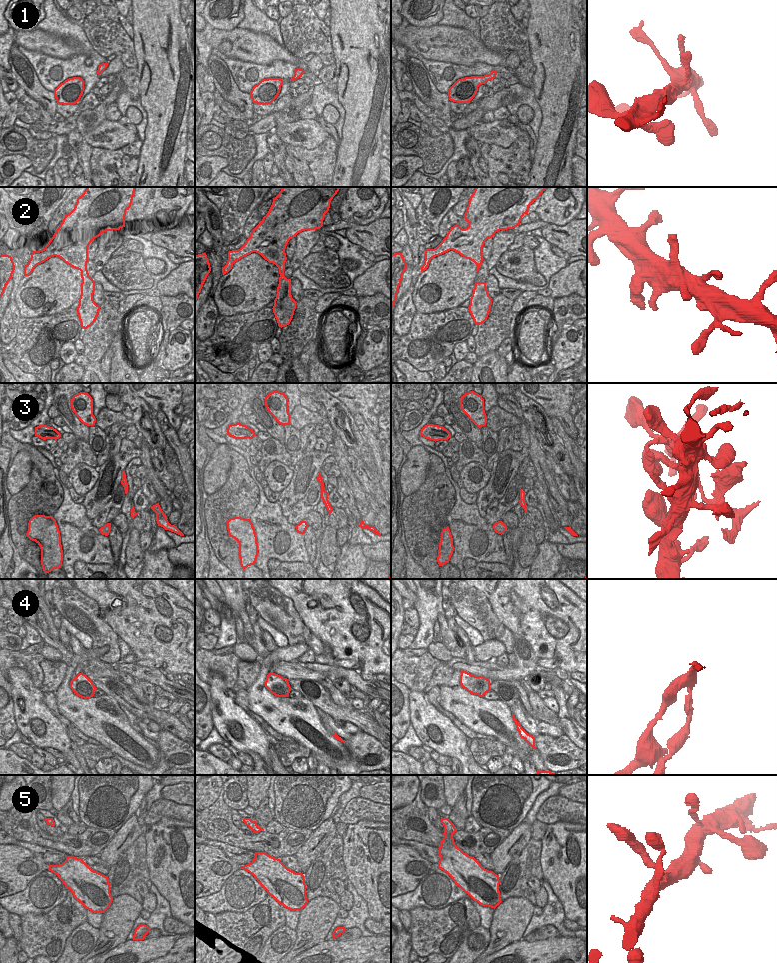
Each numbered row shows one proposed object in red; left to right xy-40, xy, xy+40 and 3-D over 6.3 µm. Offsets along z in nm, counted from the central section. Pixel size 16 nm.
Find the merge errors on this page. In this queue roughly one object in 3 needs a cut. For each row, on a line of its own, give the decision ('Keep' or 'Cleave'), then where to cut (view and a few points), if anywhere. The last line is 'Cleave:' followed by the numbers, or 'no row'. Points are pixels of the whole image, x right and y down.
1: Keep. No split
2: Keep. No split
3: Cleave. Split along xy (325, 491), (325, 495), (322, 498)
4: Cleave. Split along xy+40 (475, 676), (476, 687), (480, 691), (479, 695)
5: Keep. No split
Cleave: 3, 4

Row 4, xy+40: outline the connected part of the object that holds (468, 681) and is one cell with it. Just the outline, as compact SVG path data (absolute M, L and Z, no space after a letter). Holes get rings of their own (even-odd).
M463 672L460 676L460 684L461 686L466 689L468 692L474 695L480 695L481 691L476 688L476 676L472 675L468 672Z

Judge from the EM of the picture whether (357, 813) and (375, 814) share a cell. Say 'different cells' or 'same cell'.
same cell

